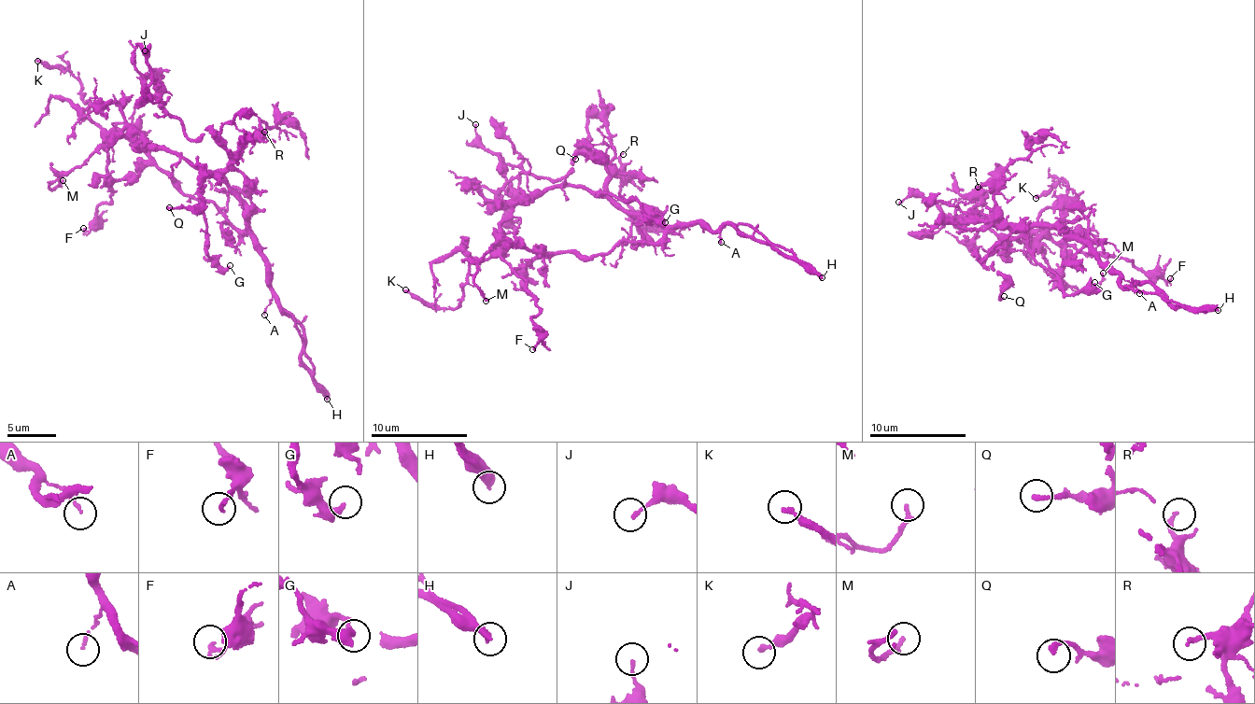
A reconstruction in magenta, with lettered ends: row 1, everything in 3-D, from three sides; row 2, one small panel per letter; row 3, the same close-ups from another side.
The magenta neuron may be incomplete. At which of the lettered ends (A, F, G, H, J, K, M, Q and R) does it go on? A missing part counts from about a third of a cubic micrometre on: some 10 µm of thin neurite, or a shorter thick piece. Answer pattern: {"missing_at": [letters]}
{"missing_at": ["H"]}

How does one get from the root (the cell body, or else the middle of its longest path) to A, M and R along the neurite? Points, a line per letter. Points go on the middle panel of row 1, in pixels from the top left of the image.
A: (594, 194), (610, 197), (617, 204), (669, 225), (681, 221), (699, 223), (719, 232), (721, 242)
M: (594, 194), (556, 184), (514, 207), (501, 224), (498, 244), (477, 267), (473, 282), (486, 301)
R: (594, 194), (599, 195), (605, 190), (605, 178), (611, 172), (621, 168), (620, 157), (623, 154)

